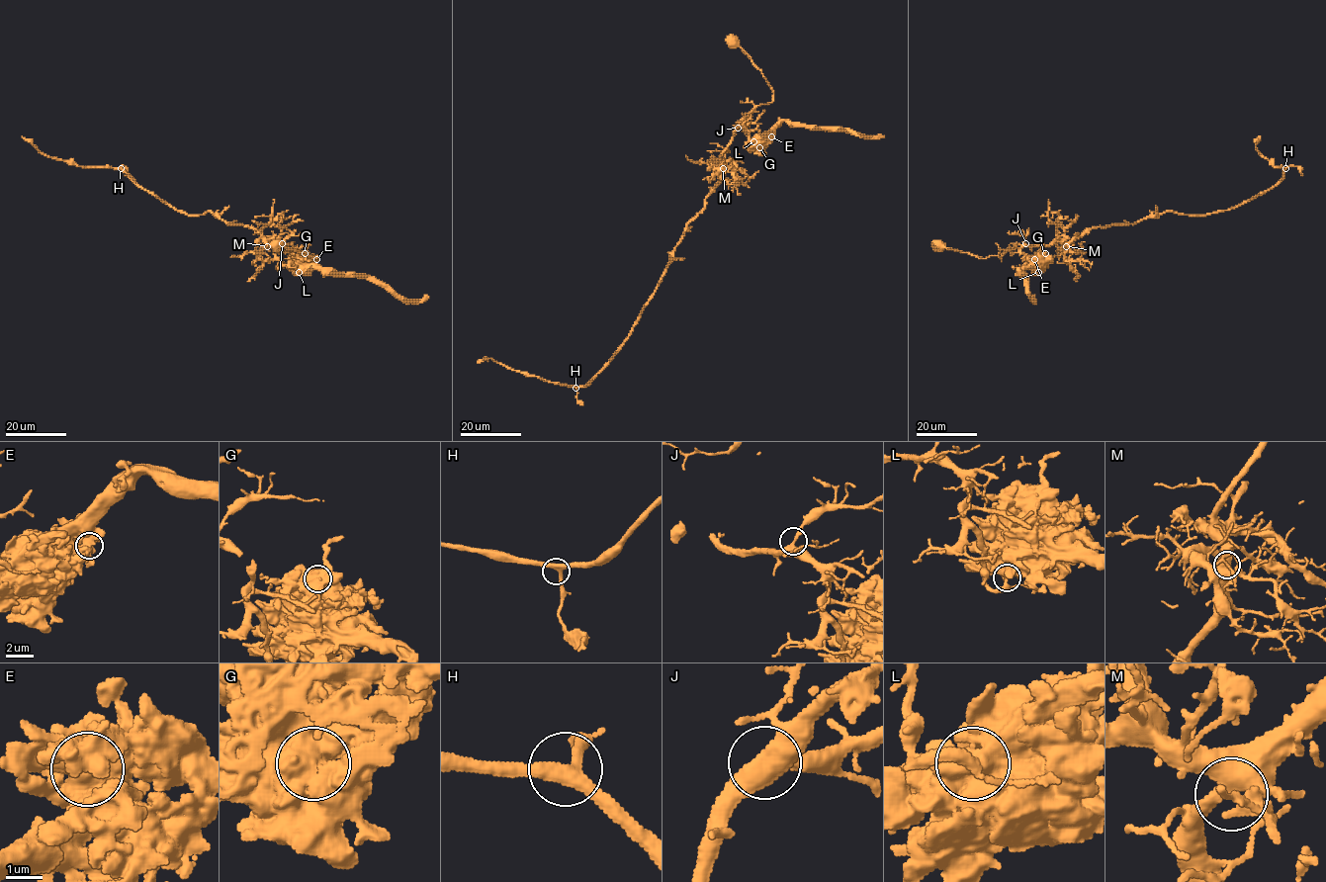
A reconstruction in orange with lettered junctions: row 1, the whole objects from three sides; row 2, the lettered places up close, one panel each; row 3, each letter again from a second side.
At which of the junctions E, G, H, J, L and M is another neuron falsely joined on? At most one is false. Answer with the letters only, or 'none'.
L

